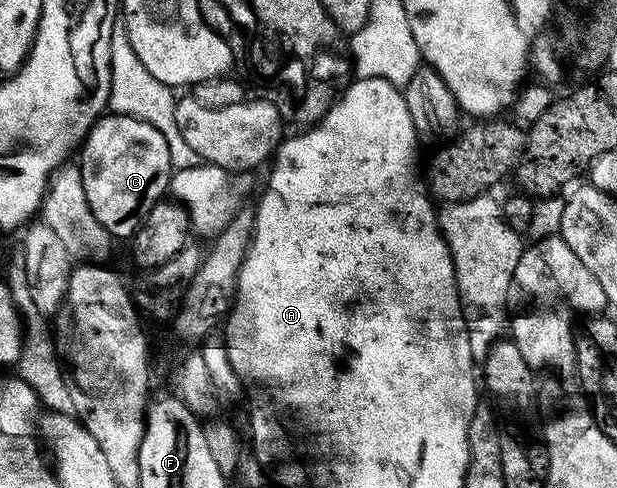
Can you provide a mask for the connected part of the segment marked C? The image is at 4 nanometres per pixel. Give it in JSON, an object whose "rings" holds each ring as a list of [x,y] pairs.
{"rings":[[[101,115],[85,136],[78,152],[78,163],[82,174],[82,190],[86,190],[86,202],[90,202],[90,210],[98,222],[113,238],[131,237],[132,232],[140,224],[141,218],[169,191],[172,183],[172,159],[170,146],[166,146],[166,138],[154,126],[142,122],[133,116]]]}

